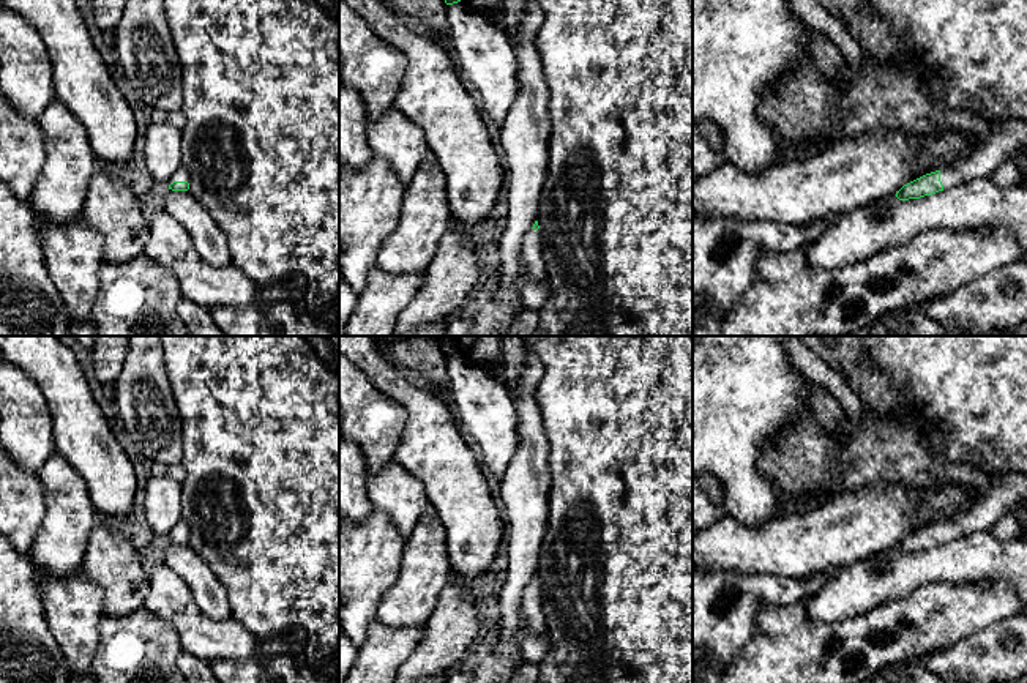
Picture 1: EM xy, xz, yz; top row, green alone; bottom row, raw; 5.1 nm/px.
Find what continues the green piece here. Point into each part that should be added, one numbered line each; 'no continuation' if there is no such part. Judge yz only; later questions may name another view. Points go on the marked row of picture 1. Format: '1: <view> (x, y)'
1: yz (1008, 138)

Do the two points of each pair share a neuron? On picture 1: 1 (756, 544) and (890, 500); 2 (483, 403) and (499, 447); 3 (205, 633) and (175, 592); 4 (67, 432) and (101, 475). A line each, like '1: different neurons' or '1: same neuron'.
1: same neuron
2: same neuron
3: same neuron
4: same neuron

